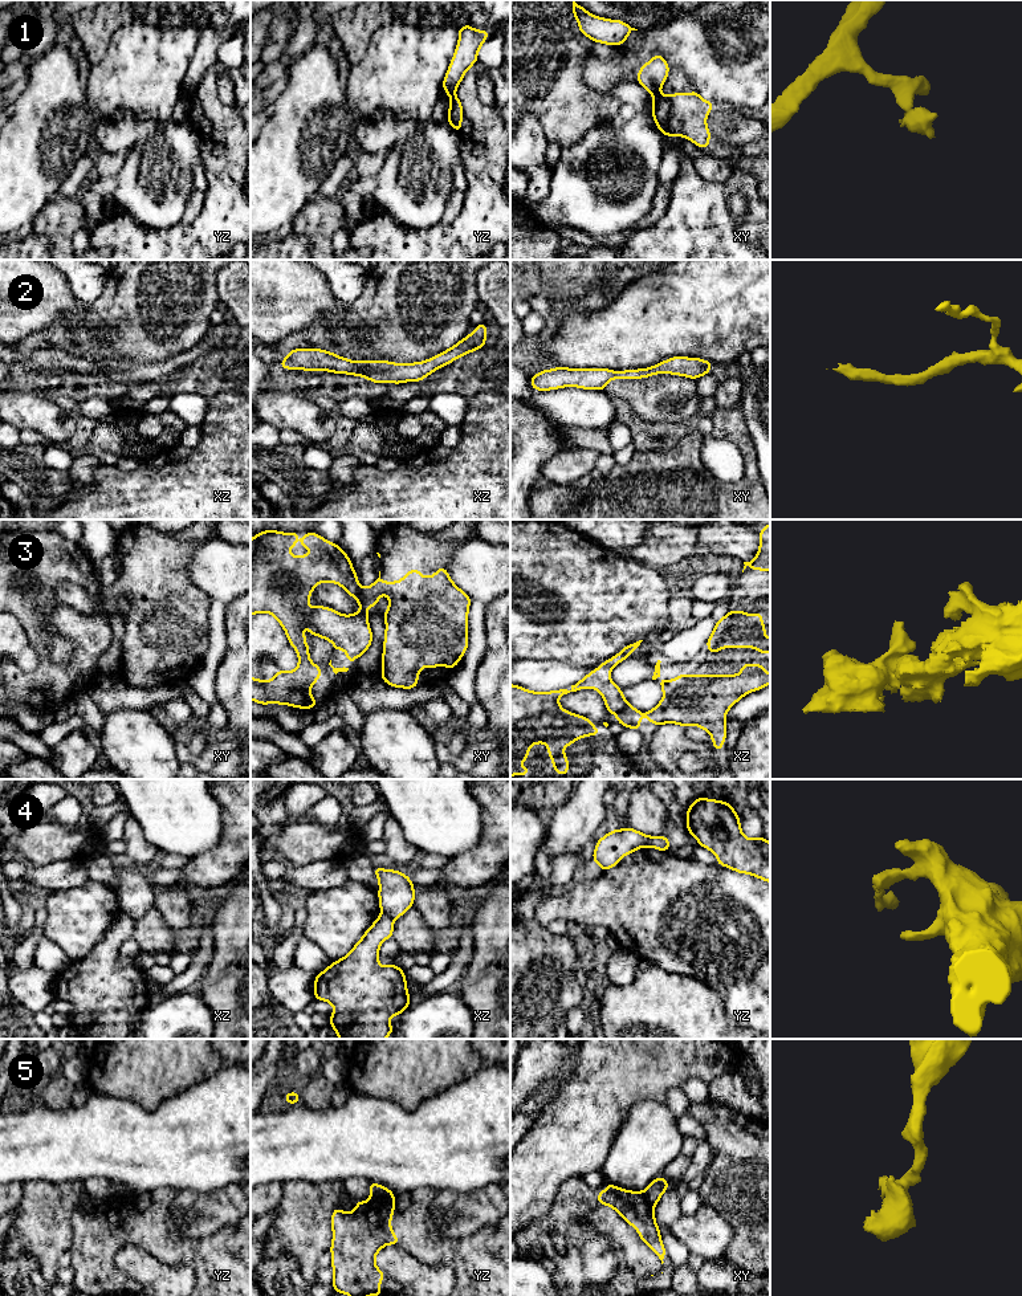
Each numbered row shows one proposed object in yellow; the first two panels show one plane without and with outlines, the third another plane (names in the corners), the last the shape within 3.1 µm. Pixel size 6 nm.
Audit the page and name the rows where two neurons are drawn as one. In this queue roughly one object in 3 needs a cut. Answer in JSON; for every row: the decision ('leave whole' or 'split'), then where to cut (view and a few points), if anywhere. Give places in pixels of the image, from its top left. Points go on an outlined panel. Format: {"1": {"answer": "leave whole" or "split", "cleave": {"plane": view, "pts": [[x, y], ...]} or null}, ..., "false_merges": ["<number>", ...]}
{"1": {"answer": "split", "cleave": {"plane": "xy", "pts": [[658, 93], [654, 97]]}}, "2": {"answer": "leave whole", "cleave": null}, "3": {"answer": "split", "cleave": {"plane": "xy", "pts": [[362, 589], [358, 602]]}}, "4": {"answer": "split", "cleave": {"plane": "xz", "pts": [[382, 912], [394, 918]]}}, "5": {"answer": "split", "cleave": {"plane": "yz", "pts": [[370, 1198], [385, 1195], [393, 1202]]}}, "false_merges": ["1", "3", "4", "5"]}

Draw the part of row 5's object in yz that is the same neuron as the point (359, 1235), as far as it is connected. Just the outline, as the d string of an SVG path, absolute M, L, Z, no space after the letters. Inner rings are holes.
M374 1197L369 1202L358 1201L351 1213L338 1207L331 1214L331 1267L334 1271L333 1287L338 1293L349 1296L380 1296L380 1280L386 1275L376 1267L375 1255L387 1244L399 1246L396 1234L391 1230L394 1202L386 1197Z

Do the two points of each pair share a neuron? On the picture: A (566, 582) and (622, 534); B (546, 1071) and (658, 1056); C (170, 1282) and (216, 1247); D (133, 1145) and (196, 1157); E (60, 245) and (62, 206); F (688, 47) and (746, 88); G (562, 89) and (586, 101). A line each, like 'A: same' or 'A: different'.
A: different
B: different
C: different
D: same
E: same
F: same
G: same

